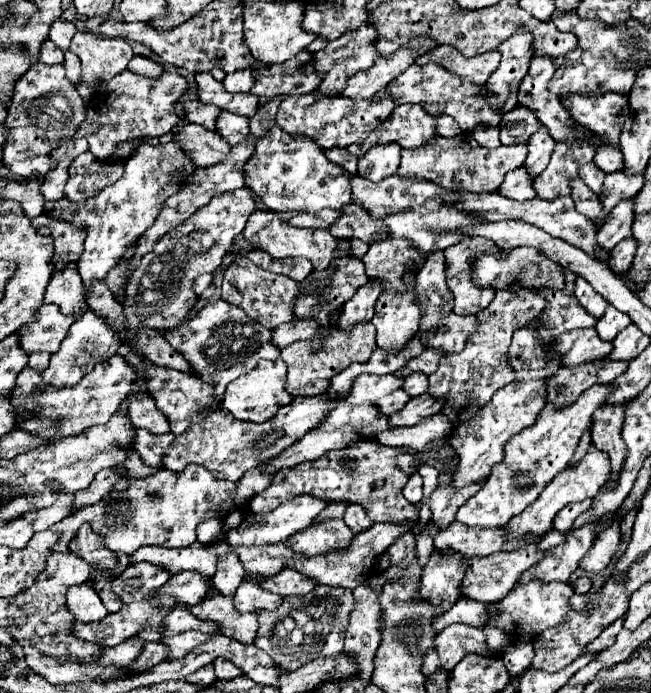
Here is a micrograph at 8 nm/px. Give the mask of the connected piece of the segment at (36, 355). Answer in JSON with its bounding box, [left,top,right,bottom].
[27,352,49,372]

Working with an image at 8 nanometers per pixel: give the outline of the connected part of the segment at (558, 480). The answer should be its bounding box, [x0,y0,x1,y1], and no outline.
[503,448,611,536]

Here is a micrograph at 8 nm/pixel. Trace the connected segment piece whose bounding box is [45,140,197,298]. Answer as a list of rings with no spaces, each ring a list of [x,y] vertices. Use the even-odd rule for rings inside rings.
[[[175,140],[167,144],[141,142],[139,148],[133,152],[133,156],[125,162],[123,176],[115,184],[97,192],[93,200],[85,200],[81,204],[73,204],[73,200],[65,198],[55,202],[45,202],[47,216],[69,220],[75,226],[87,228],[85,250],[77,262],[77,270],[83,280],[85,298],[89,296],[89,288],[93,288],[93,282],[97,280],[105,282],[107,272],[119,264],[127,248],[155,222],[167,198],[185,188],[189,176],[193,176],[193,170],[197,170],[197,166],[193,164],[193,160],[189,160],[189,156]]]

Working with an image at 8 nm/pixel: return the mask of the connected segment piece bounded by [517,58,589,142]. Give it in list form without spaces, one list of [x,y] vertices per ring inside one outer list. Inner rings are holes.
[[[533,58],[529,72],[519,84],[519,106],[529,108],[539,118],[539,122],[549,128],[549,134],[557,142],[589,136],[589,132],[583,132],[579,124],[573,124],[569,112],[563,108],[559,98],[549,92],[547,84],[553,78],[553,74],[555,66],[551,58]]]

